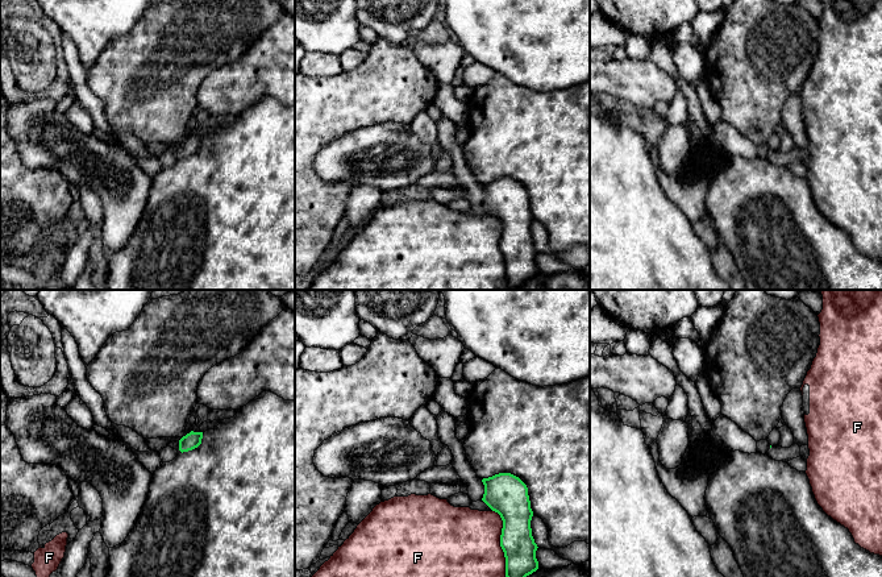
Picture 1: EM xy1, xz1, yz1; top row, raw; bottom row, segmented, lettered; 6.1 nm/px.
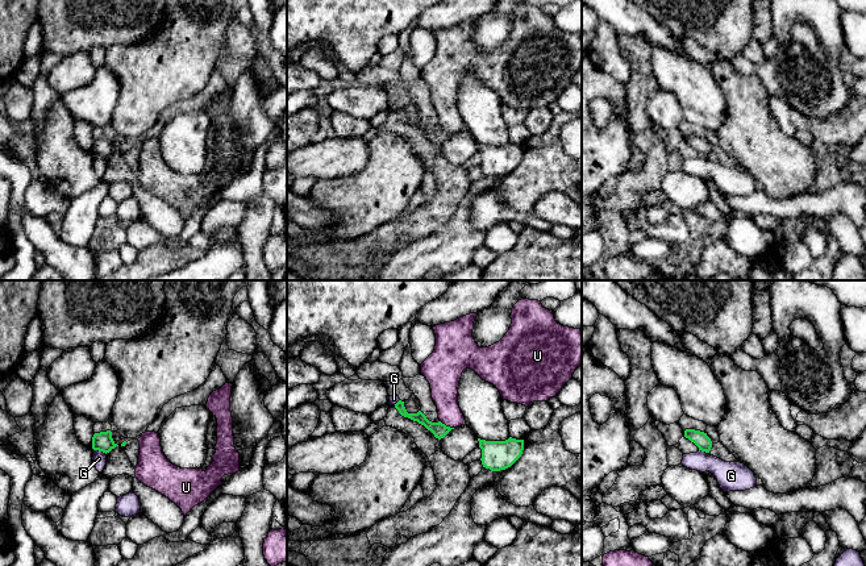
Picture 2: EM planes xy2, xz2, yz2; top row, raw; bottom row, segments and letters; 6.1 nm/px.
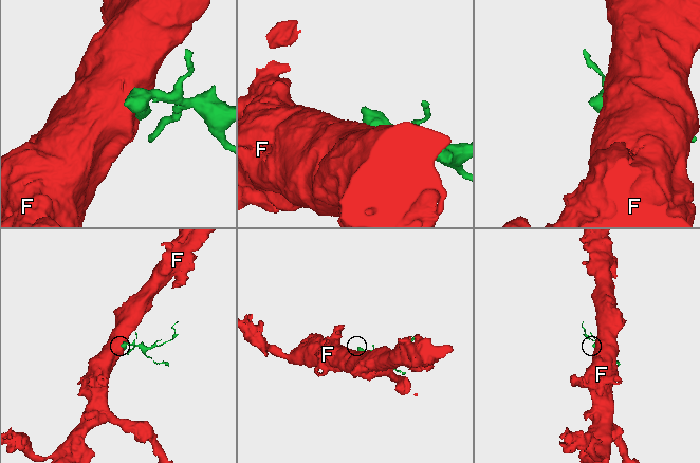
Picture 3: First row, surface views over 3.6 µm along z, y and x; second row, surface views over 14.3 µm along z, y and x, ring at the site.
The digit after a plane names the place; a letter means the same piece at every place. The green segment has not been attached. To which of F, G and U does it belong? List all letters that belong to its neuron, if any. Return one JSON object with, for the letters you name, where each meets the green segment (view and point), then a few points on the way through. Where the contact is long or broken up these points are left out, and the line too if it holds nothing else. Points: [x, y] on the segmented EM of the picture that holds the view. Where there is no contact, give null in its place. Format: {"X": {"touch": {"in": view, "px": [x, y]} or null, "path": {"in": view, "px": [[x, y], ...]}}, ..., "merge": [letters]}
{"merge": []}

